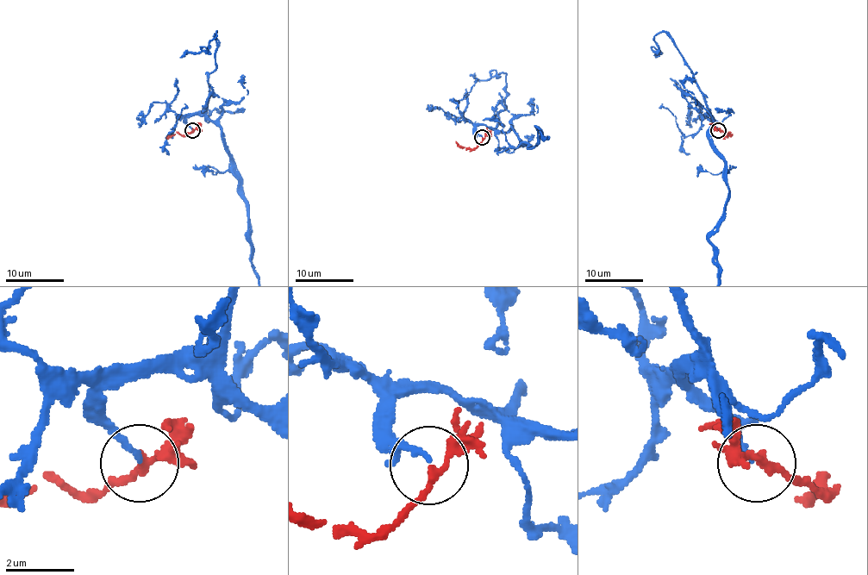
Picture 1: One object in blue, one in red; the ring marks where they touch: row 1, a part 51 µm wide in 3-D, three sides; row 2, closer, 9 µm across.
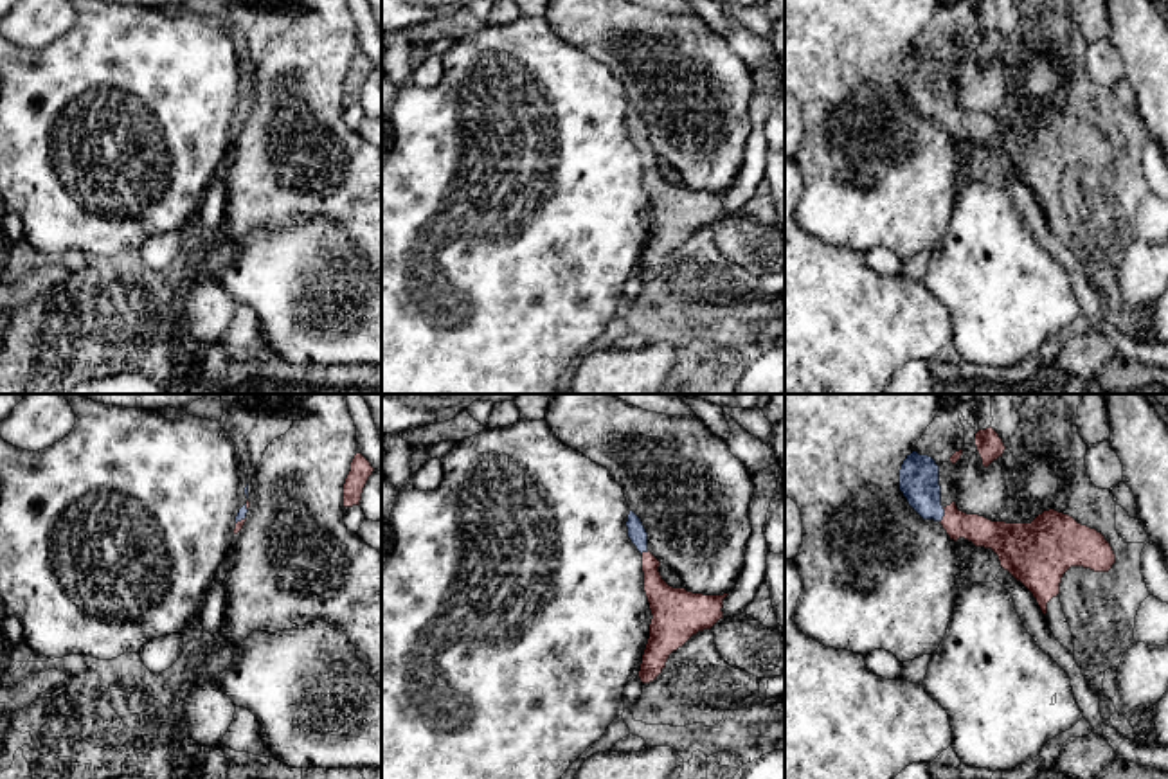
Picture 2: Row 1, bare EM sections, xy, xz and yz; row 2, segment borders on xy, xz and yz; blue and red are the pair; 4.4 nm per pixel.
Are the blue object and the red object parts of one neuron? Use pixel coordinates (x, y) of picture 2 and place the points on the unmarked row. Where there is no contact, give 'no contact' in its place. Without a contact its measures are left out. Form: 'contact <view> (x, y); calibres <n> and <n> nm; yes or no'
contact yz (943, 112); calibres 180 and 130 nm; yes

